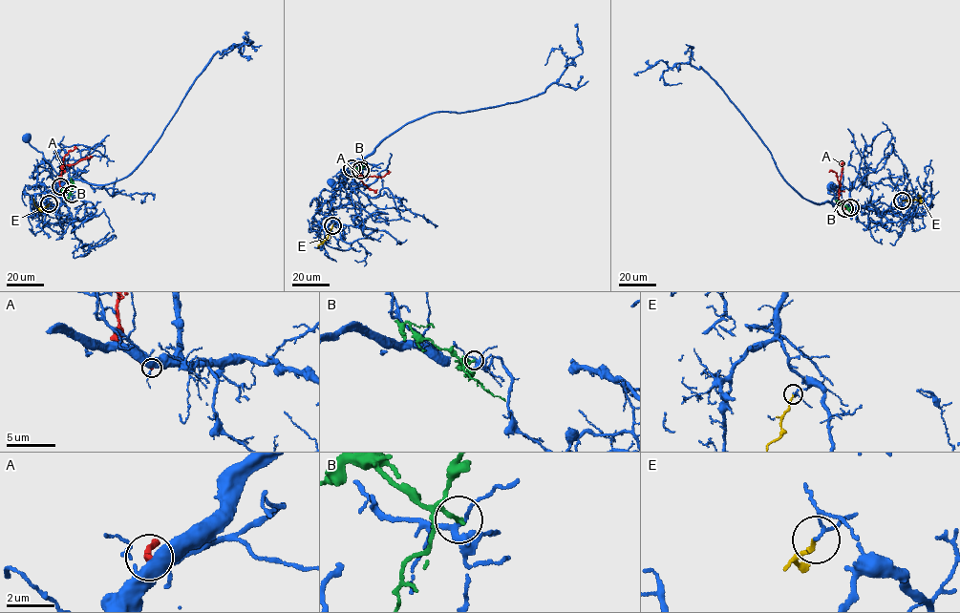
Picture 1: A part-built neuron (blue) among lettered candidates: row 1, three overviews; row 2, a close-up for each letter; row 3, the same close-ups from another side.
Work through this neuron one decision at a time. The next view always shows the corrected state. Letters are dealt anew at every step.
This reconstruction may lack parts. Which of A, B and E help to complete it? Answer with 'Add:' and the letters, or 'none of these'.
Add: none of these

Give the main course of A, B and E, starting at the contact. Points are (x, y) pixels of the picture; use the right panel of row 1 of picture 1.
A: (844, 208), (839, 203), (837, 175), (829, 172)
B: (850, 207), (837, 200), (837, 203)
E: (903, 200), (921, 200), (918, 196)

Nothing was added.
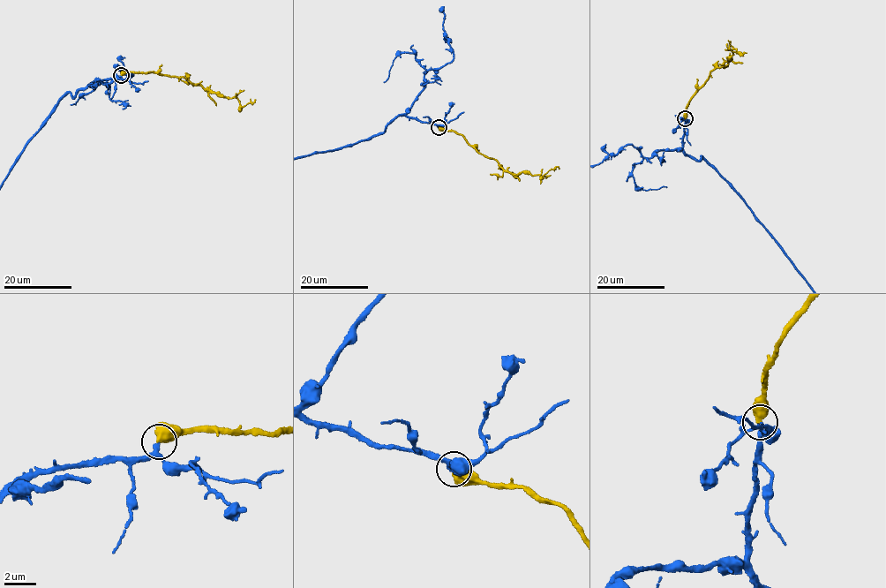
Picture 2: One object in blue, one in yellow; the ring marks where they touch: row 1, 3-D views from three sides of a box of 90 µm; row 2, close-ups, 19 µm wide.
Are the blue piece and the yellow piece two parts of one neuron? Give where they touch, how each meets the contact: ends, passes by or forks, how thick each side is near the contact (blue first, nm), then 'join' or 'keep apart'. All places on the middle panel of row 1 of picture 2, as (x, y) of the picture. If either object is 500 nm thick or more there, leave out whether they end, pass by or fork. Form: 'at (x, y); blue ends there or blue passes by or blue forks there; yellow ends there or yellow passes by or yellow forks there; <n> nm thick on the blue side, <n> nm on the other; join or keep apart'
at (439, 127); 200 nm thick on the blue side, 600 nm on the other; join

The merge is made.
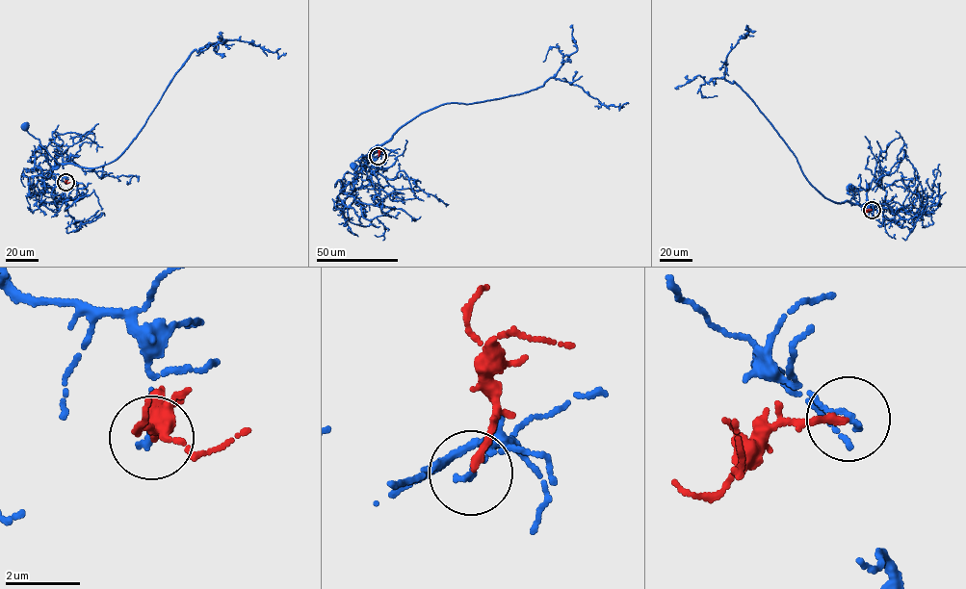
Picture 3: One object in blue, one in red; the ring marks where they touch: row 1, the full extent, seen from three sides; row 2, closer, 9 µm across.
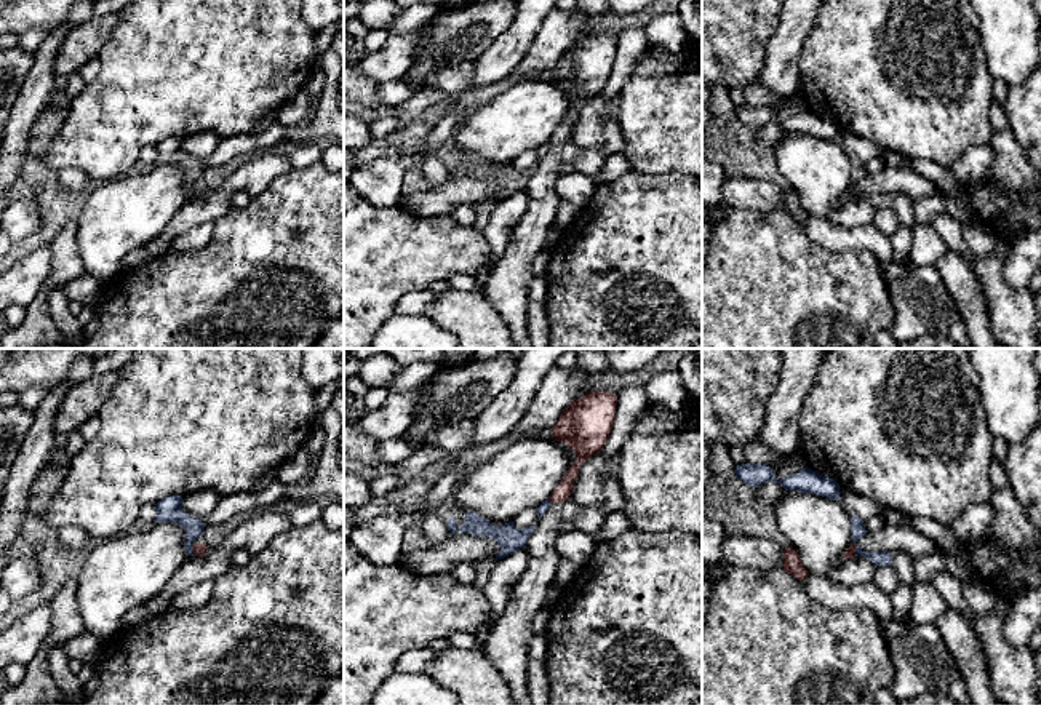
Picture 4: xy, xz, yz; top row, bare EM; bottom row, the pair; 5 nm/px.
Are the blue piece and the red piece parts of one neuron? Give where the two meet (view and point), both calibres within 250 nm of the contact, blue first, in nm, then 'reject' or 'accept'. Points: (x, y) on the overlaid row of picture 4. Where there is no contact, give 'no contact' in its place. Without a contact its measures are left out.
meets blue in xy at (191, 549); 130 nm thick on the blue side, 60 nm on the other; reject

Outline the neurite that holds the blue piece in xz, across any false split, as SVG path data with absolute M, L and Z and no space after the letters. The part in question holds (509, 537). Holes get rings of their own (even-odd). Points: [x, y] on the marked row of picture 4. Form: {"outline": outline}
{"outline": "M465 513L465 523L461 526L461 532L472 536L486 536L493 537L501 547L494 561L502 560L513 552L524 548L529 536L534 532L536 526L518 529L513 521L509 521L502 526L493 526L489 521L481 518L478 513Z"}

